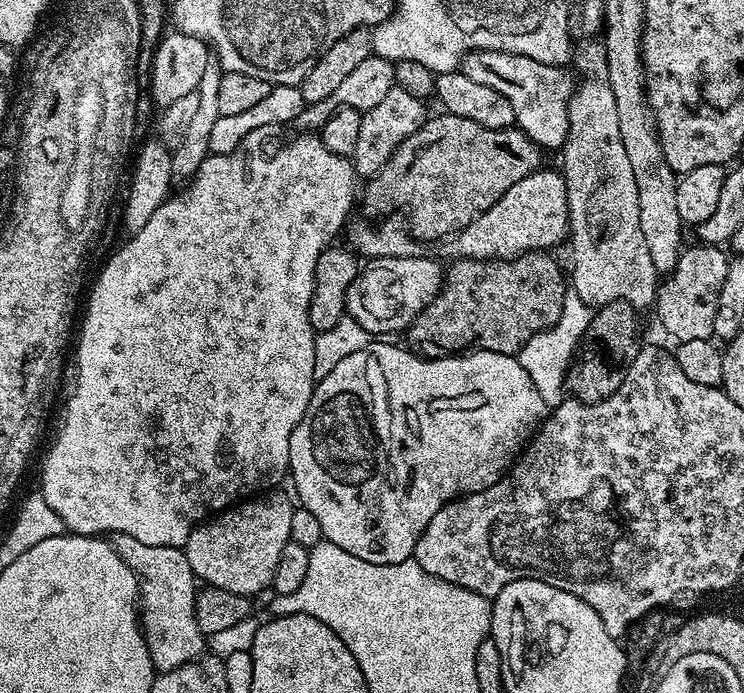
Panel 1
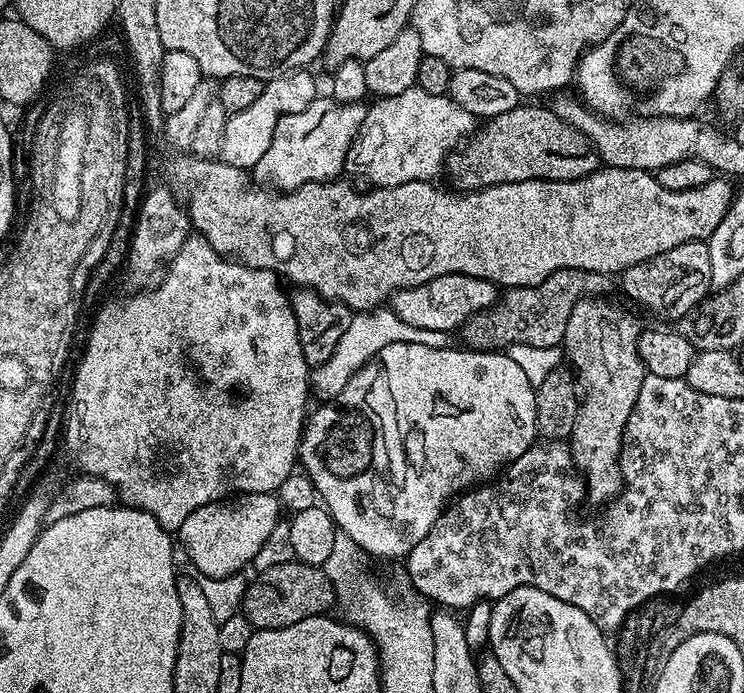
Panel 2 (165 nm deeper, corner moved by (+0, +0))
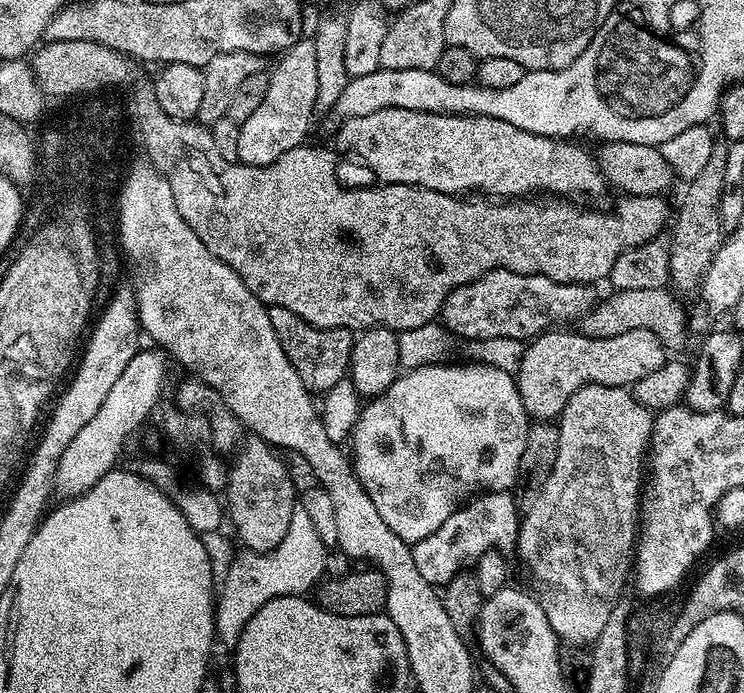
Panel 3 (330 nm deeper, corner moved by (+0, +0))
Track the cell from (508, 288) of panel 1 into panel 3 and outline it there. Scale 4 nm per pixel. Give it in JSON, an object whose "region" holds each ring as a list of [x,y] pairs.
{"region":[[[667,287],[646,290],[613,291],[609,300],[597,303],[578,321],[578,331],[590,338],[614,338],[614,334],[627,334],[629,330],[650,330],[658,334],[665,349],[680,348],[686,333],[686,313]]]}

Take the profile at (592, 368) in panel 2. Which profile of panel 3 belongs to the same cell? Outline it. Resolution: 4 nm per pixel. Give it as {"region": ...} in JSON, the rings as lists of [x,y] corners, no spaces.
{"region":[[[588,384],[579,388],[566,402],[564,413],[558,417],[558,458],[554,458],[554,470],[550,470],[550,478],[538,498],[534,498],[532,504],[527,505],[522,519],[518,524],[518,549],[520,548],[520,560],[528,567],[528,572],[540,584],[546,587],[538,592],[538,599],[544,606],[544,613],[550,622],[550,626],[556,632],[556,637],[565,645],[585,644],[591,646],[602,634],[602,626],[610,622],[610,614],[621,603],[624,587],[629,587],[630,573],[634,568],[634,545],[638,540],[638,507],[642,502],[642,484],[640,488],[640,471],[646,468],[646,453],[650,448],[652,439],[652,422],[654,416],[646,406],[642,406],[632,397],[628,388],[604,388],[600,384]]]}

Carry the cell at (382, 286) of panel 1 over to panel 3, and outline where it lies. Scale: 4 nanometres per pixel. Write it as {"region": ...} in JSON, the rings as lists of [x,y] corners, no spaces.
{"region":[[[496,268],[479,276],[474,282],[458,286],[444,300],[440,308],[439,319],[453,337],[465,340],[485,340],[486,338],[514,338],[531,341],[542,332],[564,326],[567,320],[579,321],[585,312],[594,306],[591,287],[583,284],[563,284],[554,282],[545,276],[519,276],[505,268]]]}

